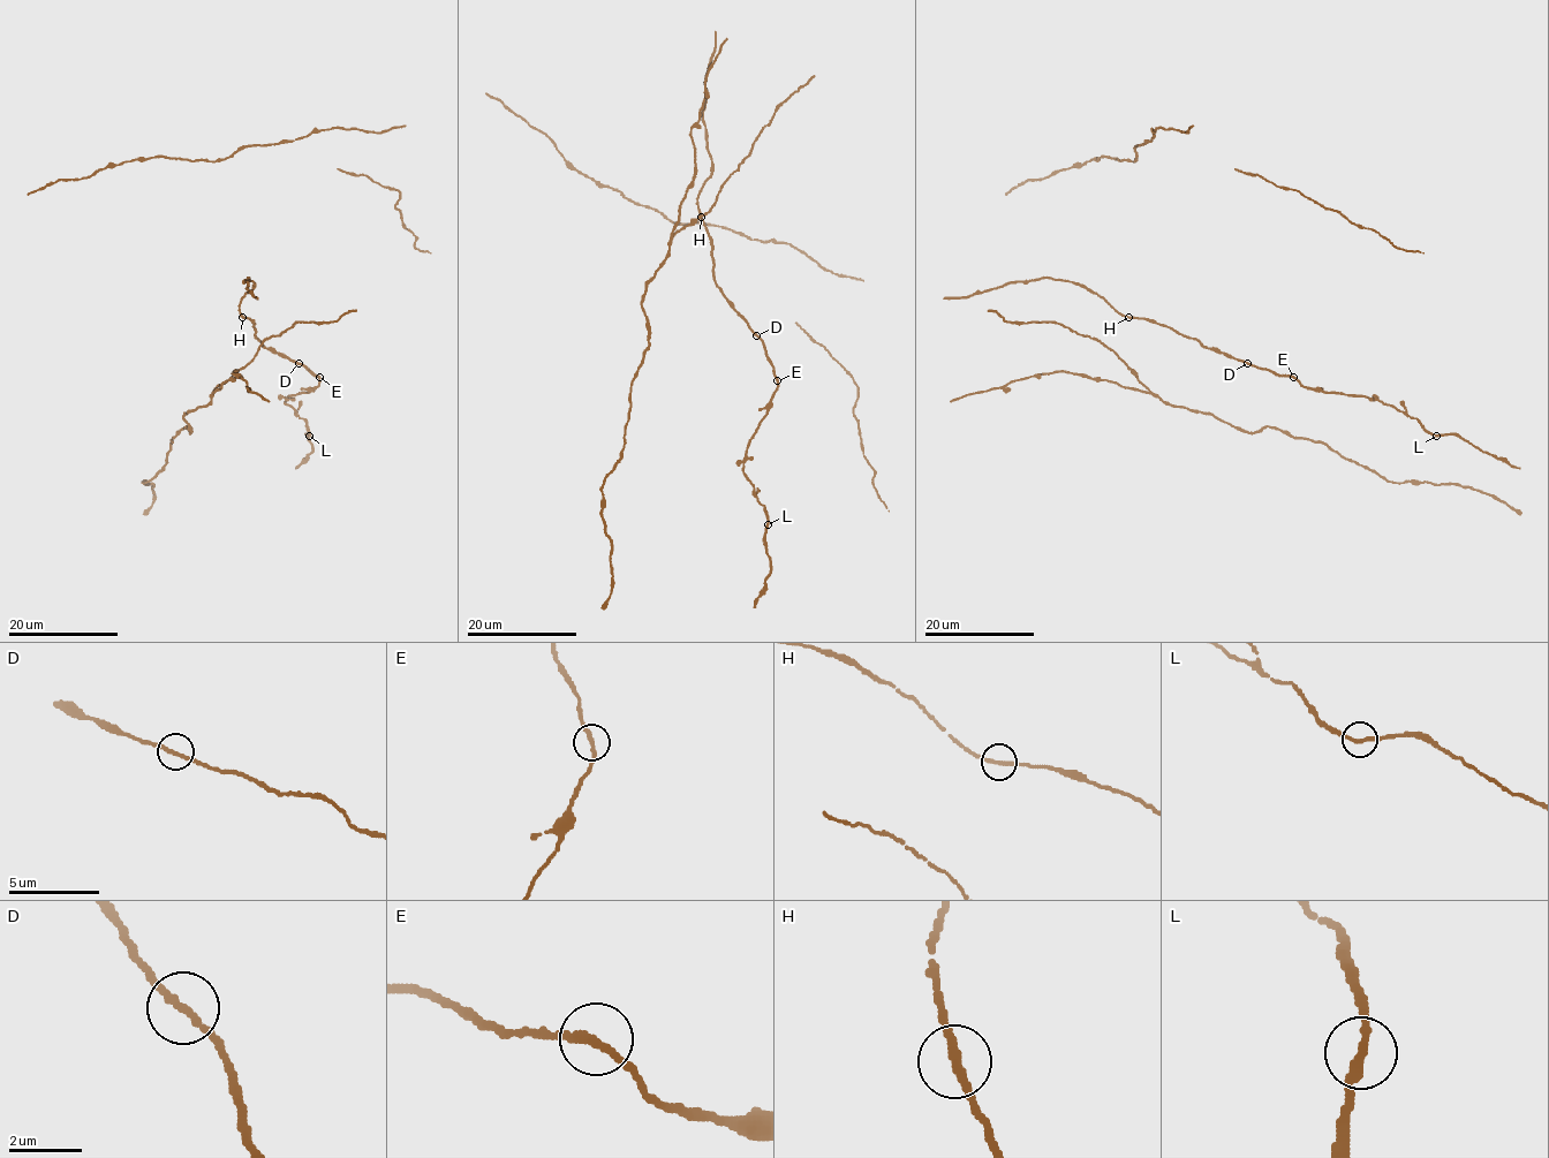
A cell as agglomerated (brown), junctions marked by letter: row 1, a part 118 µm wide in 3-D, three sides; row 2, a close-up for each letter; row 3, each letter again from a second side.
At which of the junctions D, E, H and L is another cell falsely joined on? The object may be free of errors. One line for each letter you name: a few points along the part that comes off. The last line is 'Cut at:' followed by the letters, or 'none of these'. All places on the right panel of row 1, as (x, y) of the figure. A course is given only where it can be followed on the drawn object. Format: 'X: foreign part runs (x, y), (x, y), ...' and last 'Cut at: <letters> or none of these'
Cut at: none of these

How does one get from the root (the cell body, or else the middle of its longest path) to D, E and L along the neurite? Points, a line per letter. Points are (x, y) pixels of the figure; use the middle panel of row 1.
D: (700, 213), (711, 242), (716, 285), (756, 335)
E: (700, 213), (711, 242), (716, 285), (762, 341), (777, 380)
L: (700, 213), (711, 242), (716, 285), (762, 341), (777, 380), (768, 414), (749, 440), (742, 463), (768, 524)

